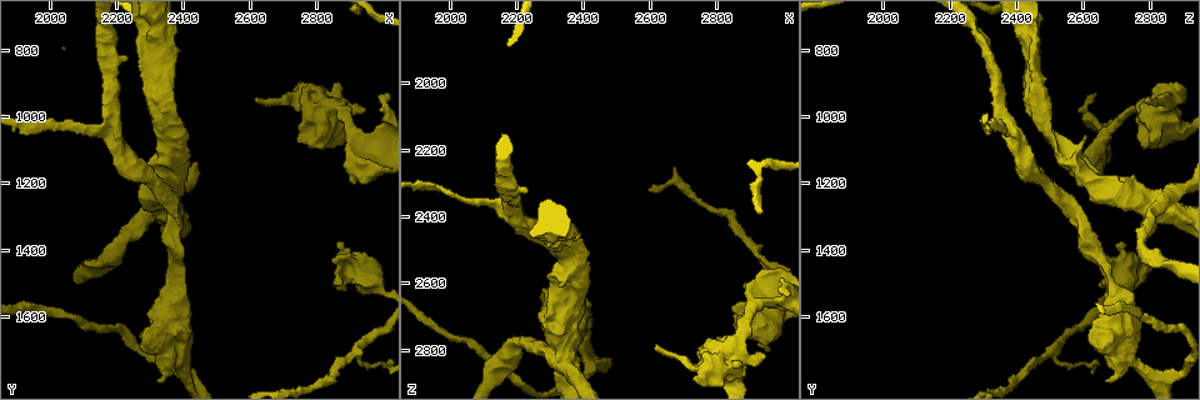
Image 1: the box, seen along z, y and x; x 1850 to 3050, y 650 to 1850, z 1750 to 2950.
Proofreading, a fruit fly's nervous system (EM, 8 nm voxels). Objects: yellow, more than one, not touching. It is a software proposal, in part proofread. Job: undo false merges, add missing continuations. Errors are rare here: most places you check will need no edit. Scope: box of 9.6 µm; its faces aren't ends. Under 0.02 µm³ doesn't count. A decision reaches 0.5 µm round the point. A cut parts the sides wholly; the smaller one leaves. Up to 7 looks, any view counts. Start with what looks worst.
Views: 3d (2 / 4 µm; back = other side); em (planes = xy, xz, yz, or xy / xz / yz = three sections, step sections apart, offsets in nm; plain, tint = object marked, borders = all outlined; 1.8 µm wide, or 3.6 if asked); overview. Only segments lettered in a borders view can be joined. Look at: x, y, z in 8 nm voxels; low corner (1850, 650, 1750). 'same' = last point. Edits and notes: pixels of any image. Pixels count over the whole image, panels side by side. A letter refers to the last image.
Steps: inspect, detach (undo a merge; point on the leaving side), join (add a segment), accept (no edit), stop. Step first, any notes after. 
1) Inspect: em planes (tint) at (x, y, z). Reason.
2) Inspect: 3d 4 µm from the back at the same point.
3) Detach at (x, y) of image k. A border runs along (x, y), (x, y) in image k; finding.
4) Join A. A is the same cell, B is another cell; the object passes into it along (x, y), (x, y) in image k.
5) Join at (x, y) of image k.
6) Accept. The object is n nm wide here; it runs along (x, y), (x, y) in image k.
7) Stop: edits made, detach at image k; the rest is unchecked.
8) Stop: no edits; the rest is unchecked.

Inspect: em xz step 4 (tint) at (2830, 980, 2860). Abrupt turn.

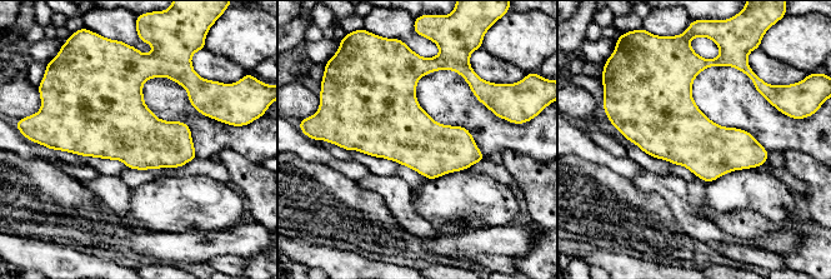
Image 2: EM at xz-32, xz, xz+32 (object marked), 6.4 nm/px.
Inspect: em planes (tint) at the same point.

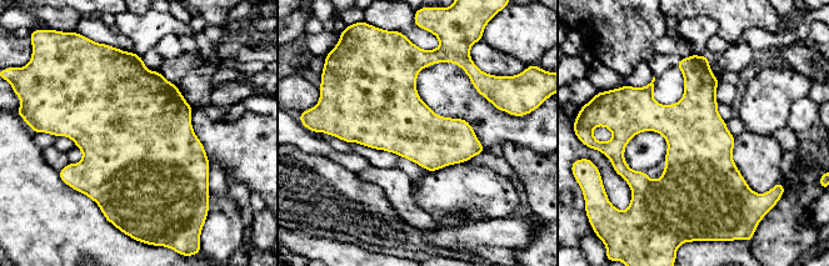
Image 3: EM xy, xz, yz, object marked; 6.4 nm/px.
Inspect: em planes (borders) at the same point. What lies round it.

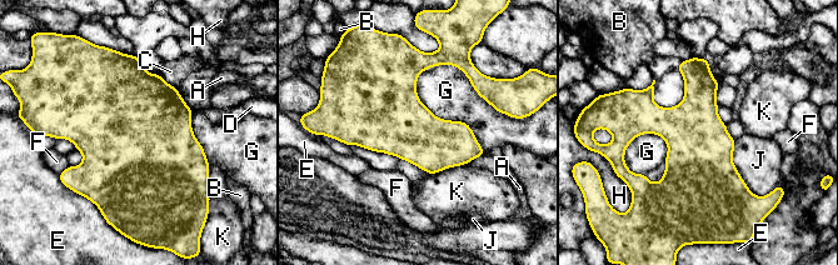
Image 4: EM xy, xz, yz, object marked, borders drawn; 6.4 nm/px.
Accept. The object is 420 nm wide here; A, B, C, D, E, F, G, H, J and K are other cells; a border runs along (424, 69), (419, 100), (487, 153) in image 4; one neuron here.

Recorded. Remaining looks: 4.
Inspect: 3d 4 µm from the back at (2320, 1280, 2790). Thin neck.

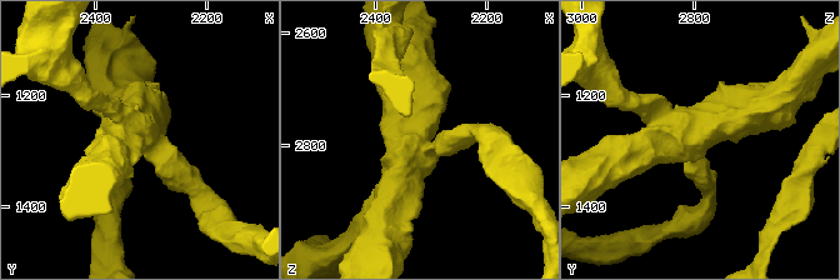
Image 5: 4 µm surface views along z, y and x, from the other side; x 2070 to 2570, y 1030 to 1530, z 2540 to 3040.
Inspect: em 3.6 µm yz step 8 (borders) at (2325, 1275, 2800). 4 arms meet here; shape alone is not enough.

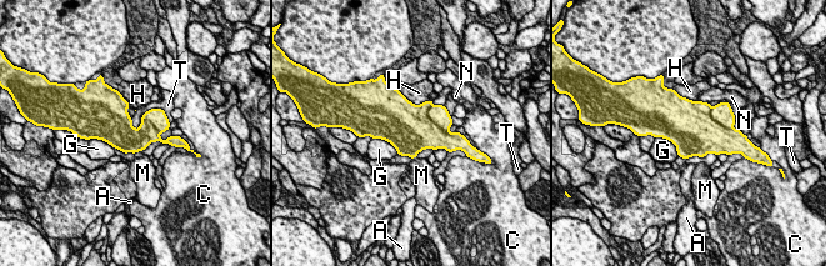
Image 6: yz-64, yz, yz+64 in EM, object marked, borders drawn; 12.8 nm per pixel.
Detach at (437, 114) of image 6. A, C, G, H, M, N and T are other cells; a second neuron is stuck on.

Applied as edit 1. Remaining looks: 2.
Inspect: em planes (borders) at (2270, 840, 2440). Free end.

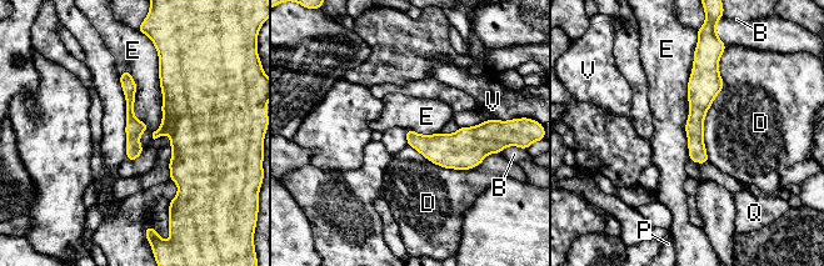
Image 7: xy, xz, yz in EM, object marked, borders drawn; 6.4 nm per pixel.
Accept. B, D, E, P, Q and V are other cells; a border runs along (695, 48), (688, 81), (688, 159) in image 7; none of them fits.

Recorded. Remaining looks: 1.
Stop: edits made, detach at image 6; the rest is unchecked.

